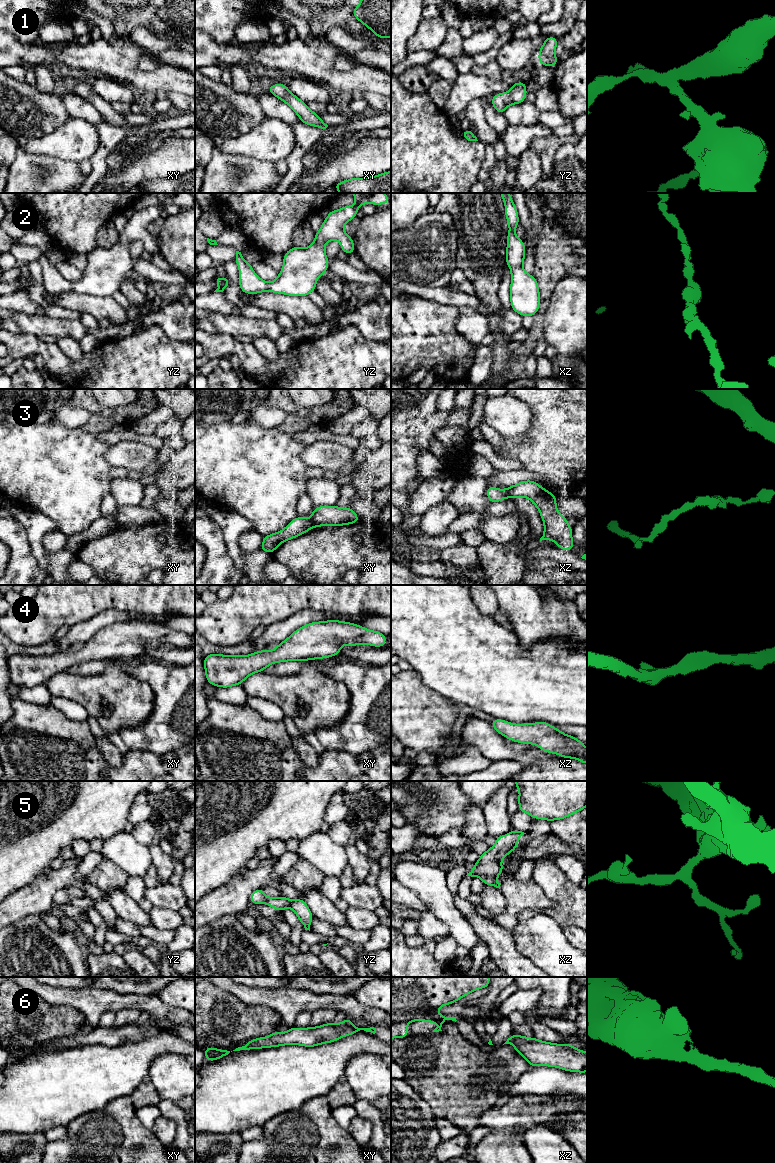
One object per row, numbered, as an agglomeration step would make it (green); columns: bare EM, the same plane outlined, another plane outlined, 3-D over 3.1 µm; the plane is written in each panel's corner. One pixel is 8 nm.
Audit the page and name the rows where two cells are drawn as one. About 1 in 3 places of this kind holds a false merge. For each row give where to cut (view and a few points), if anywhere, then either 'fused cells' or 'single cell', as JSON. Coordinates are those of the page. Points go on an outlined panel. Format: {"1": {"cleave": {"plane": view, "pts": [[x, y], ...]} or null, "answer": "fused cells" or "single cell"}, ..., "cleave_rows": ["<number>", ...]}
{"1": {"cleave": null, "answer": "single cell"}, "2": {"cleave": null, "answer": "single cell"}, "3": {"cleave": {"plane": "xz", "pts": [[505, 489], [508, 496]]}, "answer": "fused cells"}, "4": {"cleave": null, "answer": "single cell"}, "5": {"cleave": null, "answer": "single cell"}, "6": {"cleave": null, "answer": "single cell"}, "cleave_rows": ["3"]}

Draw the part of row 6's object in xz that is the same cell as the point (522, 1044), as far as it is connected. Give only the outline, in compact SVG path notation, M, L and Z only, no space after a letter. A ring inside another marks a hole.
M513 1034L504 1044L512 1044L530 1067L550 1066L571 1072L587 1072L587 1052L570 1043L554 1044Z

